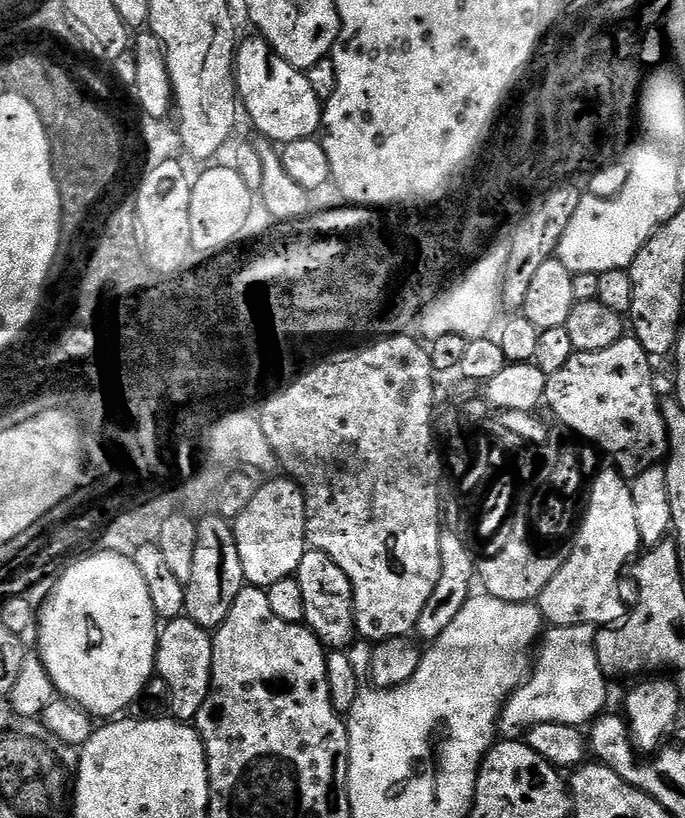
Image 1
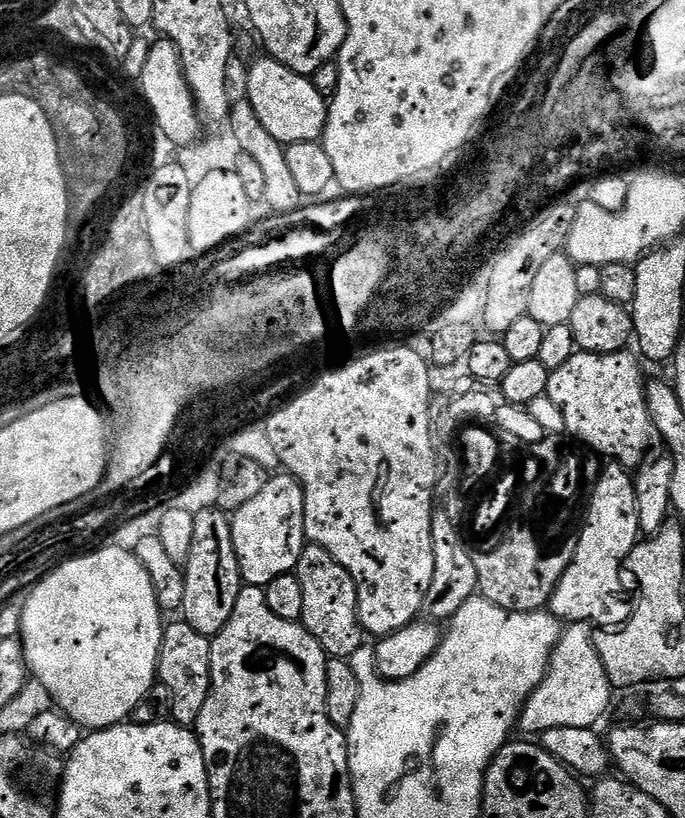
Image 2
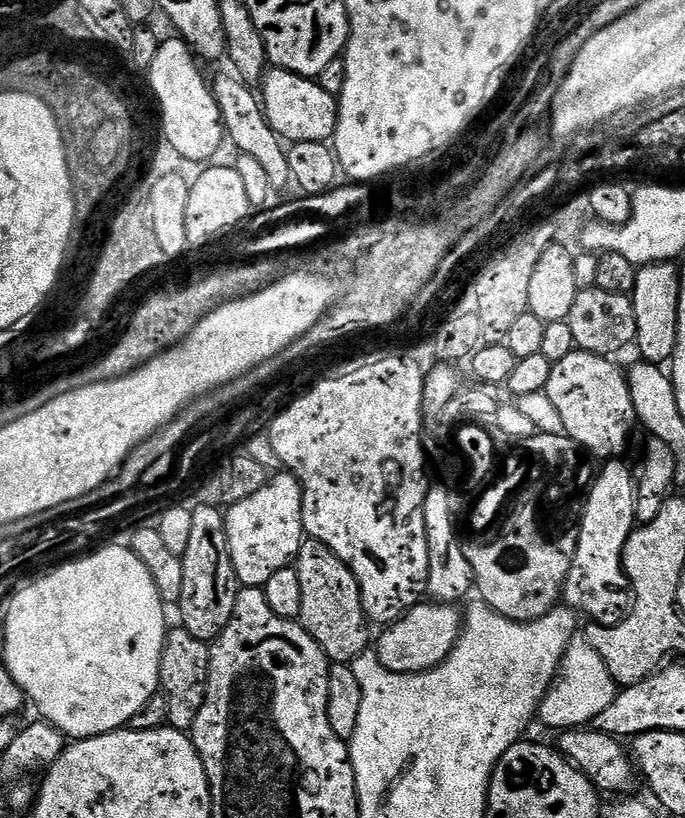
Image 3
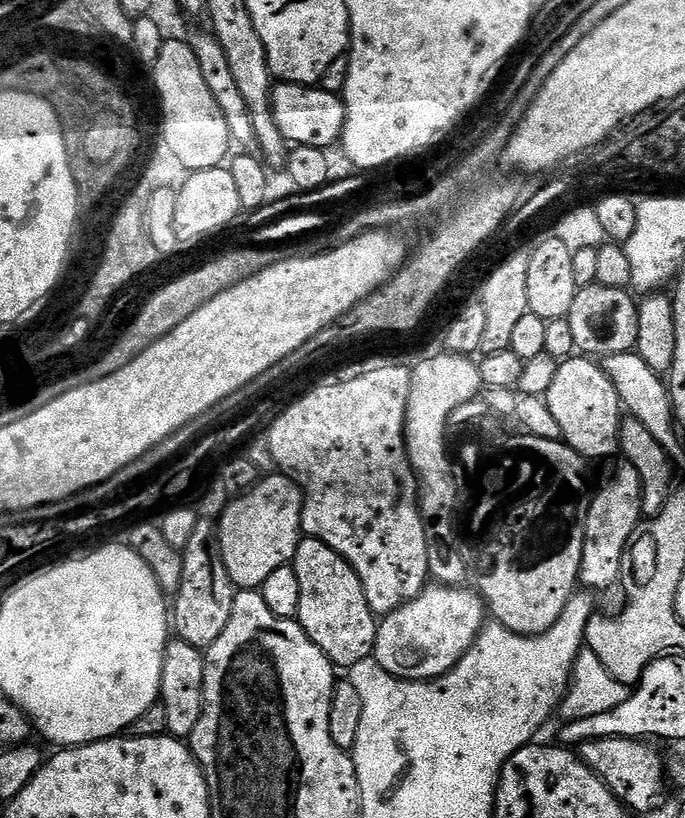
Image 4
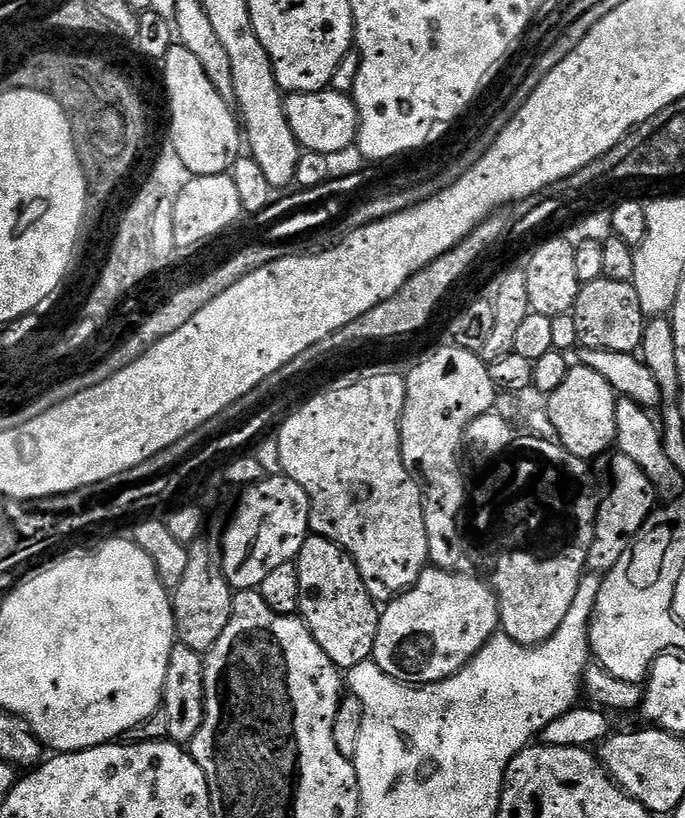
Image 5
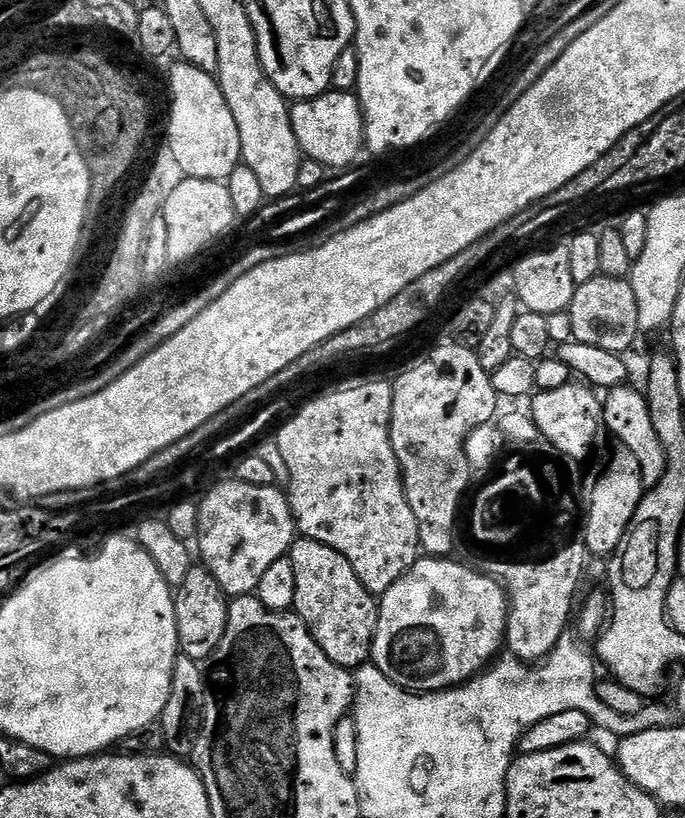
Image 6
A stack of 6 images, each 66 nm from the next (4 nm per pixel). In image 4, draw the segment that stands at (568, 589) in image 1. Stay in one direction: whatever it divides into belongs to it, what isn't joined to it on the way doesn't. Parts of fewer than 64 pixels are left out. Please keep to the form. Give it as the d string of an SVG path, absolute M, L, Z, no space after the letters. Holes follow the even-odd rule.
M620 462L613 470L612 477L601 486L600 493L593 498L592 505L589 503L586 508L588 521L580 567L583 587L604 590L621 579L622 569L625 567L624 552L634 530L642 523L643 510L644 482L632 464Z

